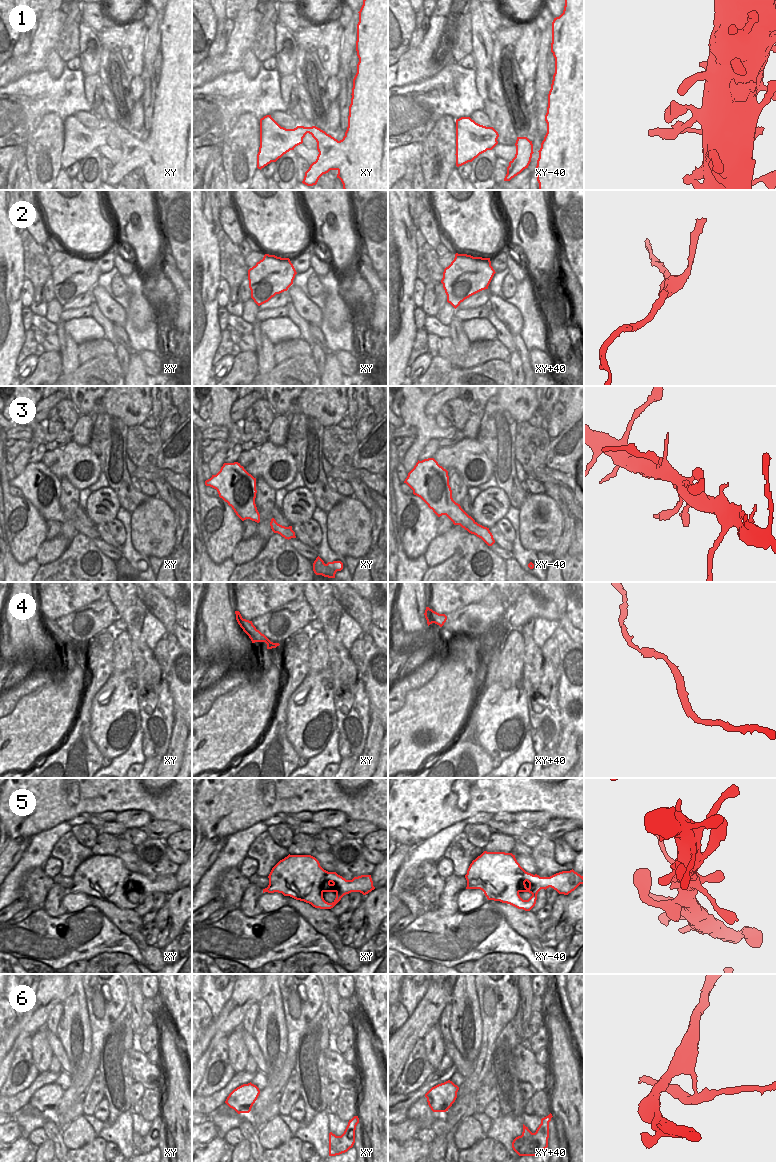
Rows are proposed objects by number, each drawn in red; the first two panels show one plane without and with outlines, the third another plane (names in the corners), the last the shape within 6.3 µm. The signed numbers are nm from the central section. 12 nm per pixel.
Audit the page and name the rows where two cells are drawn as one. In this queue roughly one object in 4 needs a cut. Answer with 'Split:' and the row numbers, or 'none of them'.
Split: 1, 6

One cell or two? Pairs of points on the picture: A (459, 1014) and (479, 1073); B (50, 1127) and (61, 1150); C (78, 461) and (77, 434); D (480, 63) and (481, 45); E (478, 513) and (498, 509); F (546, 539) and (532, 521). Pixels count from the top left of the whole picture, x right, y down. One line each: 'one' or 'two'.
A: one
B: one
C: two
D: one
E: one
F: one

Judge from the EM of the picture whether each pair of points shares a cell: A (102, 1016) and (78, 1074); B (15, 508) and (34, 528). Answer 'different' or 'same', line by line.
A: different
B: same

